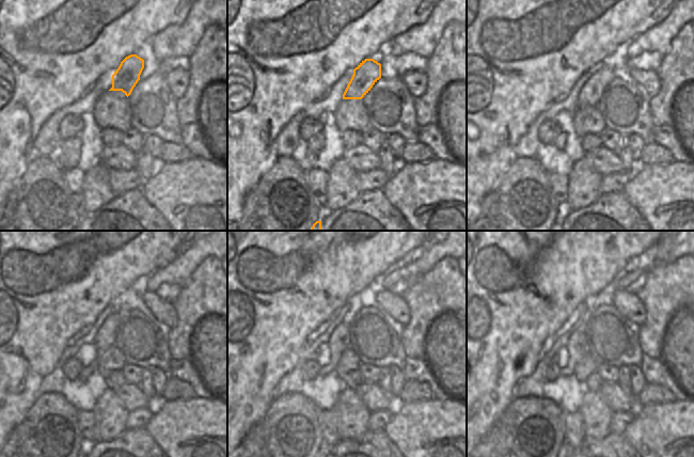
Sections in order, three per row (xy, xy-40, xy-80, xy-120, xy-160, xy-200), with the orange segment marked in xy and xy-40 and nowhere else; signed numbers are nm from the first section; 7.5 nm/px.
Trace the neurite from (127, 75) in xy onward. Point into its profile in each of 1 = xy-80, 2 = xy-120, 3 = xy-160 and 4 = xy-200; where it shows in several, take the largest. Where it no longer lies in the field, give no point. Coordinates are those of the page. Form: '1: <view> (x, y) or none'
1: xy-80 (592, 91)
2: xy-120 (105, 337)
3: xy-160 (338, 342)
4: xy-200 (577, 344)

